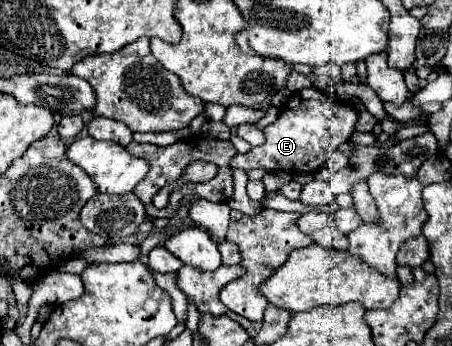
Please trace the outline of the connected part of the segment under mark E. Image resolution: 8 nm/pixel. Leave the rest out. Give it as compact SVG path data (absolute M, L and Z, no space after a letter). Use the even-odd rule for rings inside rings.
M308 87L294 93L294 101L286 105L286 109L278 115L278 119L264 127L266 141L260 147L252 147L246 155L236 155L232 159L232 169L256 169L266 167L270 171L290 171L290 173L314 173L318 171L330 157L334 149L350 139L354 133L354 123L358 119L358 111L348 103L332 99L328 93L320 89Z

